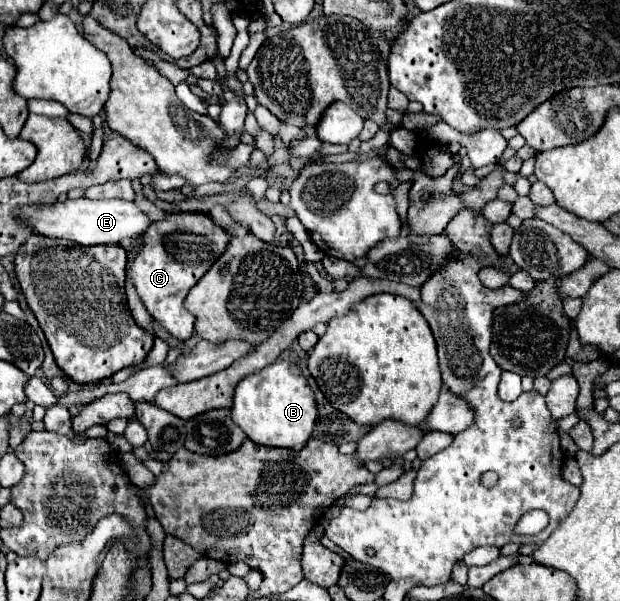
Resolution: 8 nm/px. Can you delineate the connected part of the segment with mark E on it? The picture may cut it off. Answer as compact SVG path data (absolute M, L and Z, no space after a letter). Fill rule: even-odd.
M66 200L66 202L54 202L44 204L40 208L22 208L18 212L34 232L44 234L48 238L66 238L70 242L82 244L82 246L96 246L96 244L120 244L124 238L138 238L142 236L148 226L152 224L150 216L142 212L136 202L130 200Z

